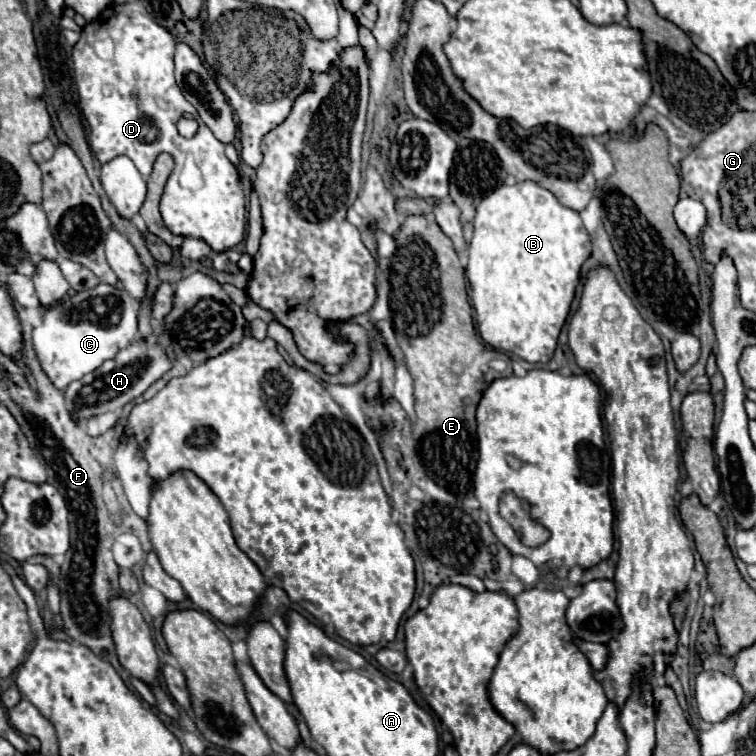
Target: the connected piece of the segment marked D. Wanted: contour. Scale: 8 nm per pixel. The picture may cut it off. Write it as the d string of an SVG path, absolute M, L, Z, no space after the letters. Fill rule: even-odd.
M140 1L126 5L110 5L102 15L88 23L74 45L74 79L80 97L80 111L88 123L88 145L92 155L100 163L108 163L118 155L126 155L134 161L142 177L150 177L154 159L166 151L174 157L174 171L168 177L160 200L160 213L164 225L180 237L202 239L212 251L228 251L244 241L246 231L246 195L240 181L238 167L226 157L224 145L210 133L208 125L198 117L194 105L190 105L178 83L174 81L174 37L160 27ZM180 117L194 117L200 125L192 139L184 139L176 123Z

